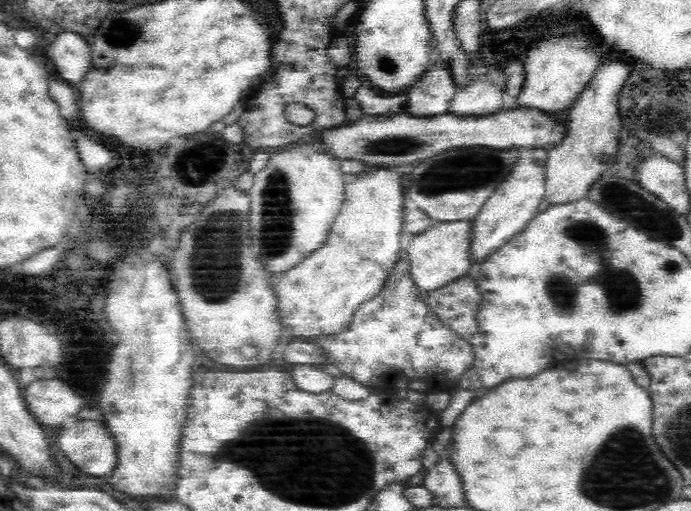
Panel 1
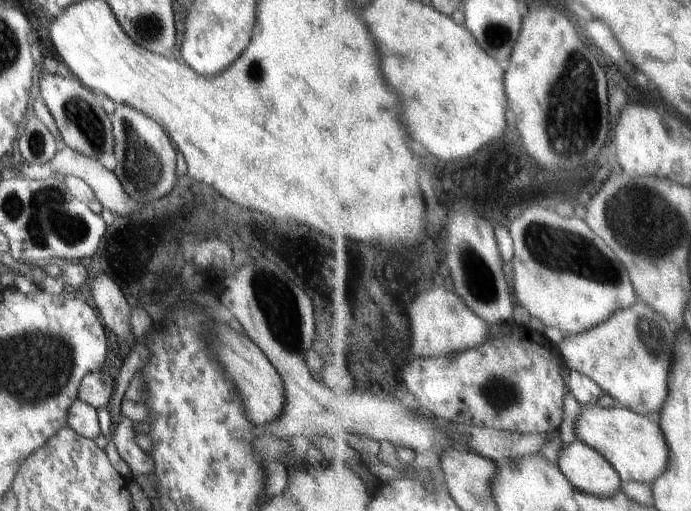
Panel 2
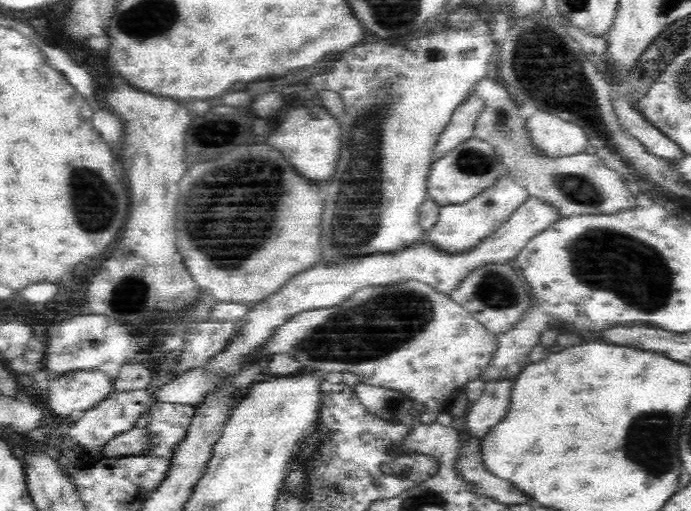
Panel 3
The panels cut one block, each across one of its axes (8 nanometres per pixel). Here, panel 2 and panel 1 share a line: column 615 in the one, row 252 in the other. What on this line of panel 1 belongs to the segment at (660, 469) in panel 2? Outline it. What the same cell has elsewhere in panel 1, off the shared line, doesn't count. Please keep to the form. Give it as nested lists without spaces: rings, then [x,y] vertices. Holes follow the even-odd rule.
[[[470,221],[436,222],[428,232],[412,238],[405,255],[409,264],[409,277],[413,280],[414,288],[422,295],[440,290],[443,286],[467,276],[470,268],[467,259],[469,226]]]

